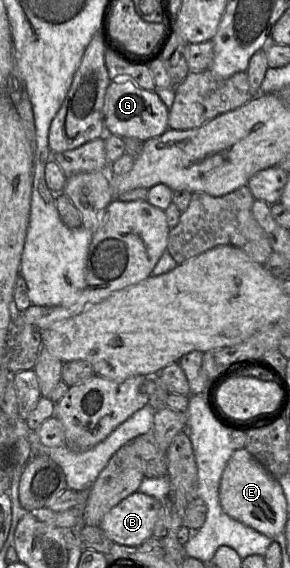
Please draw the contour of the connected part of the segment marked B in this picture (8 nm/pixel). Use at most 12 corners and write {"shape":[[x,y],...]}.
{"shape":[[137,491],[99,528],[116,544],[153,537],[161,506]]}

